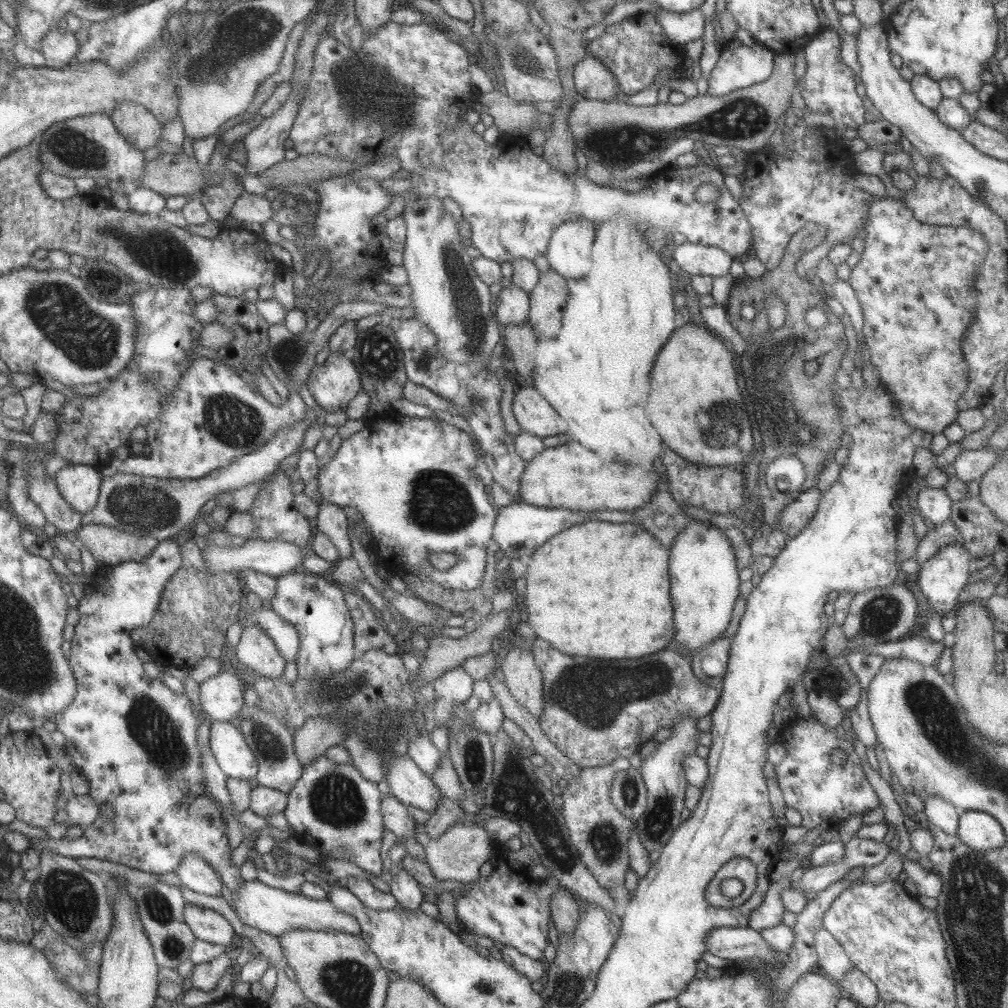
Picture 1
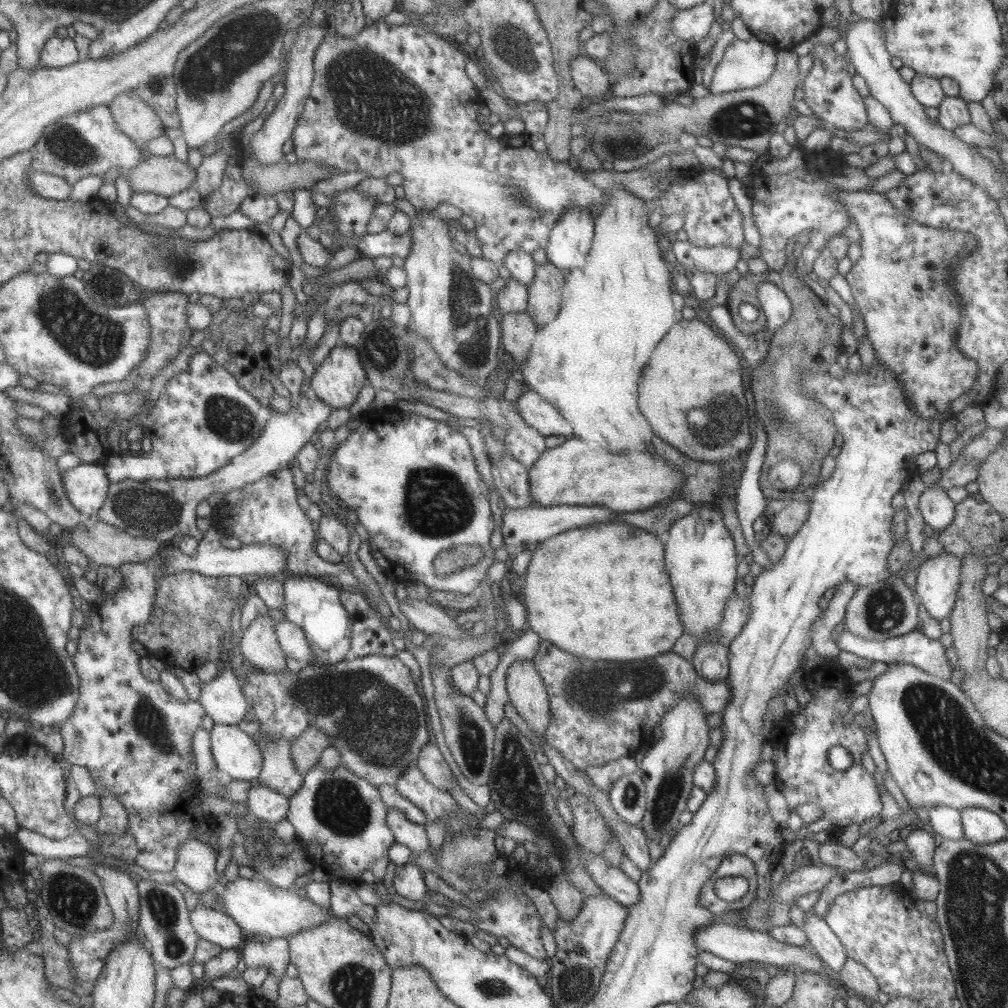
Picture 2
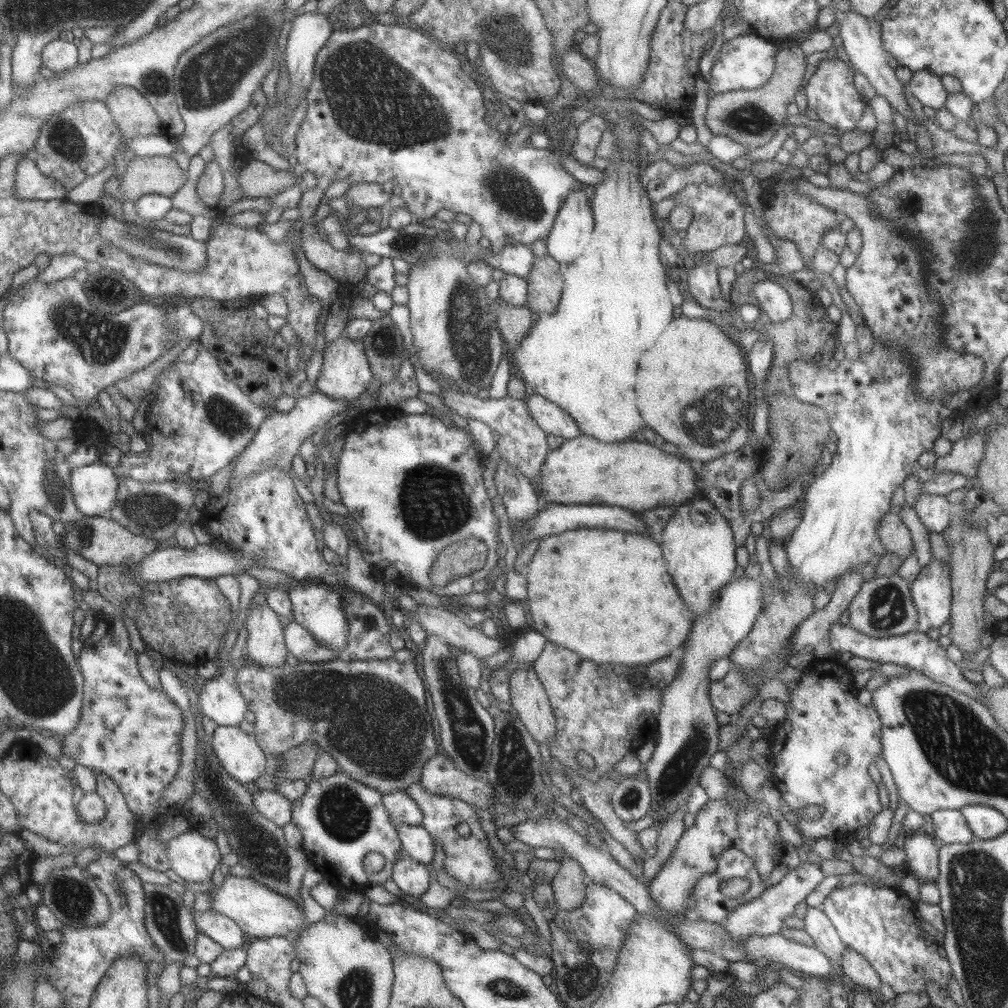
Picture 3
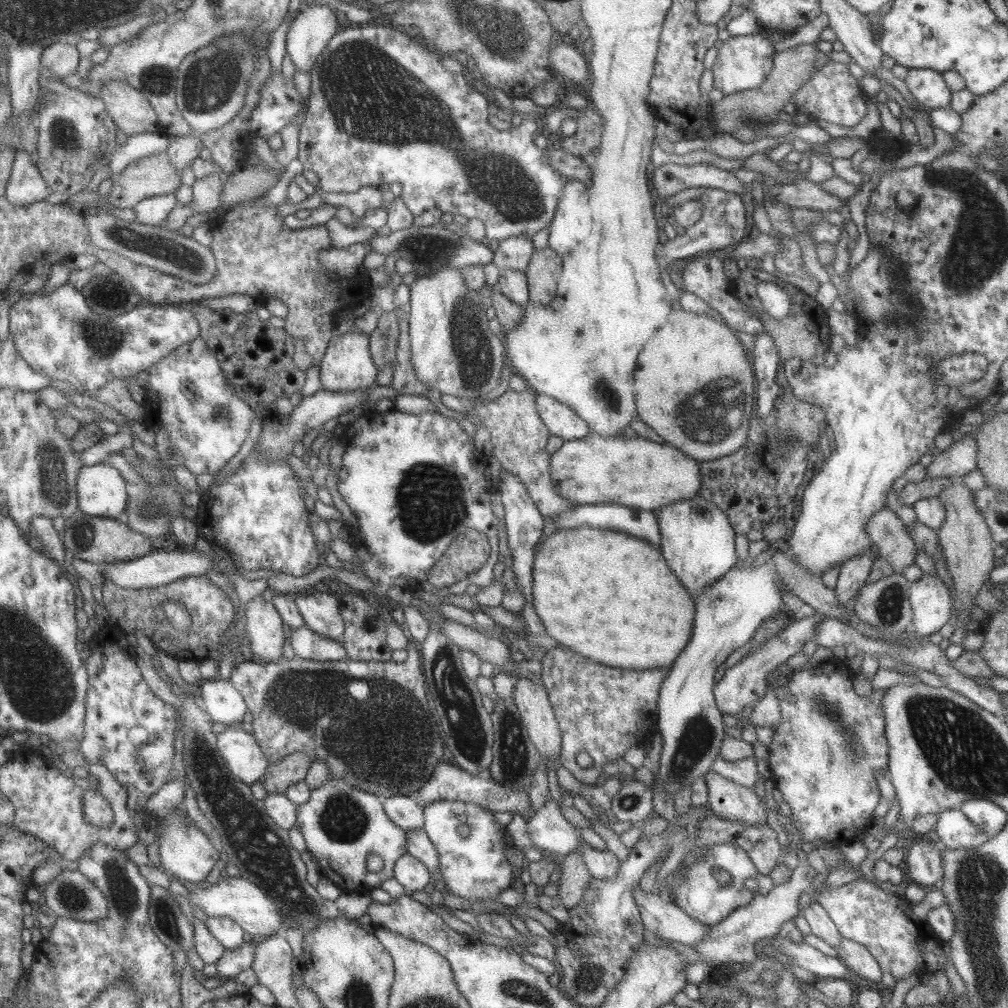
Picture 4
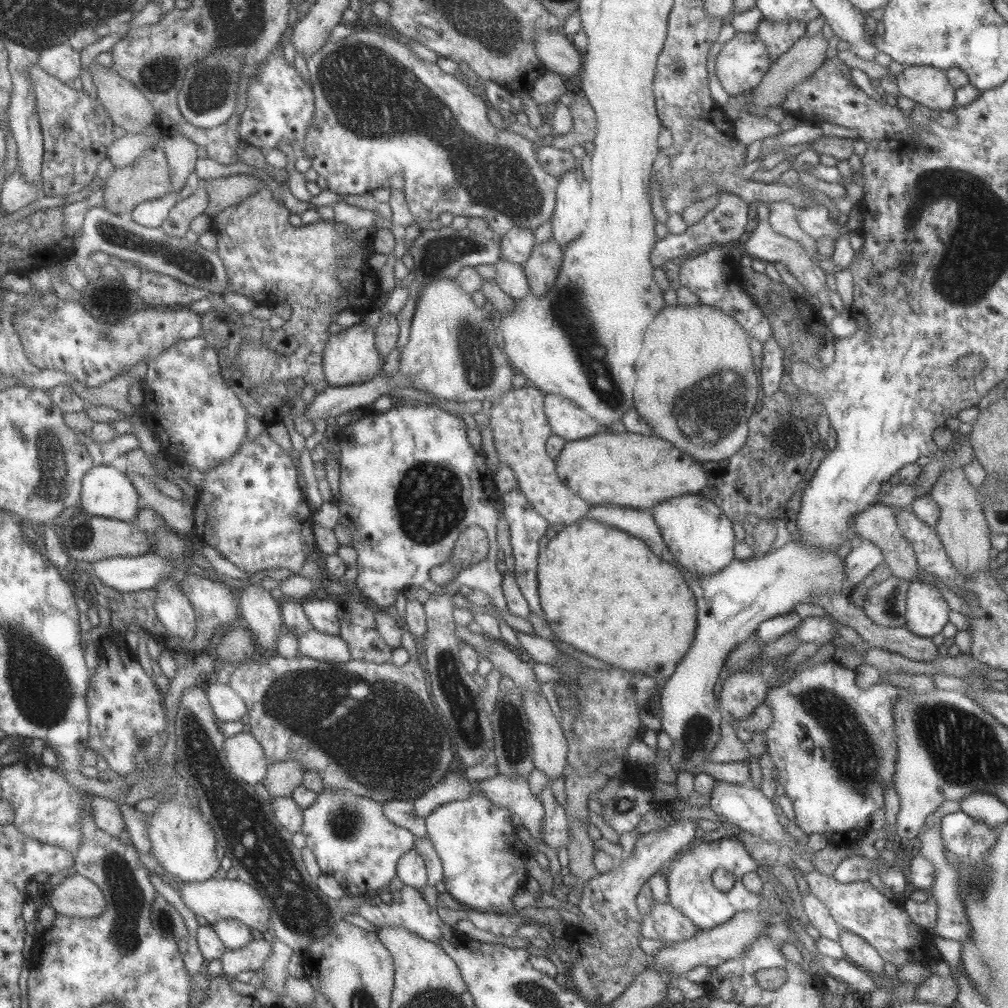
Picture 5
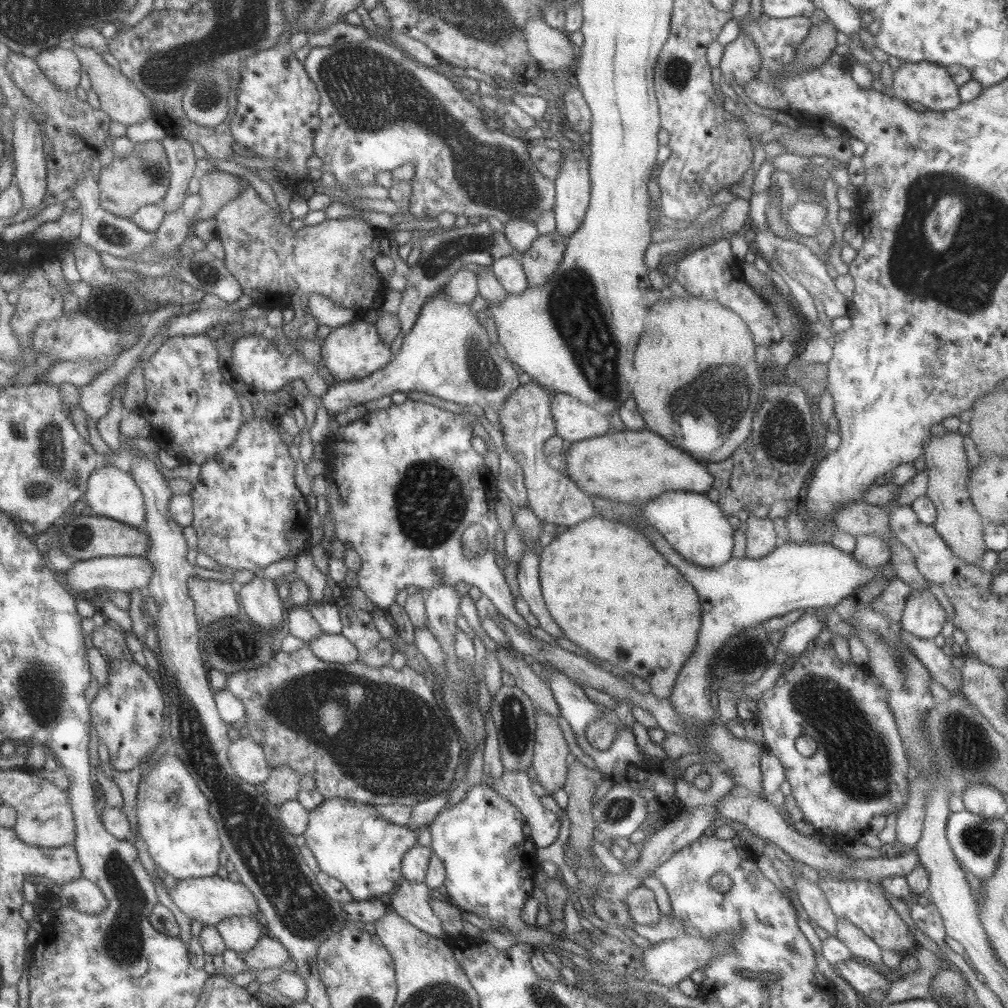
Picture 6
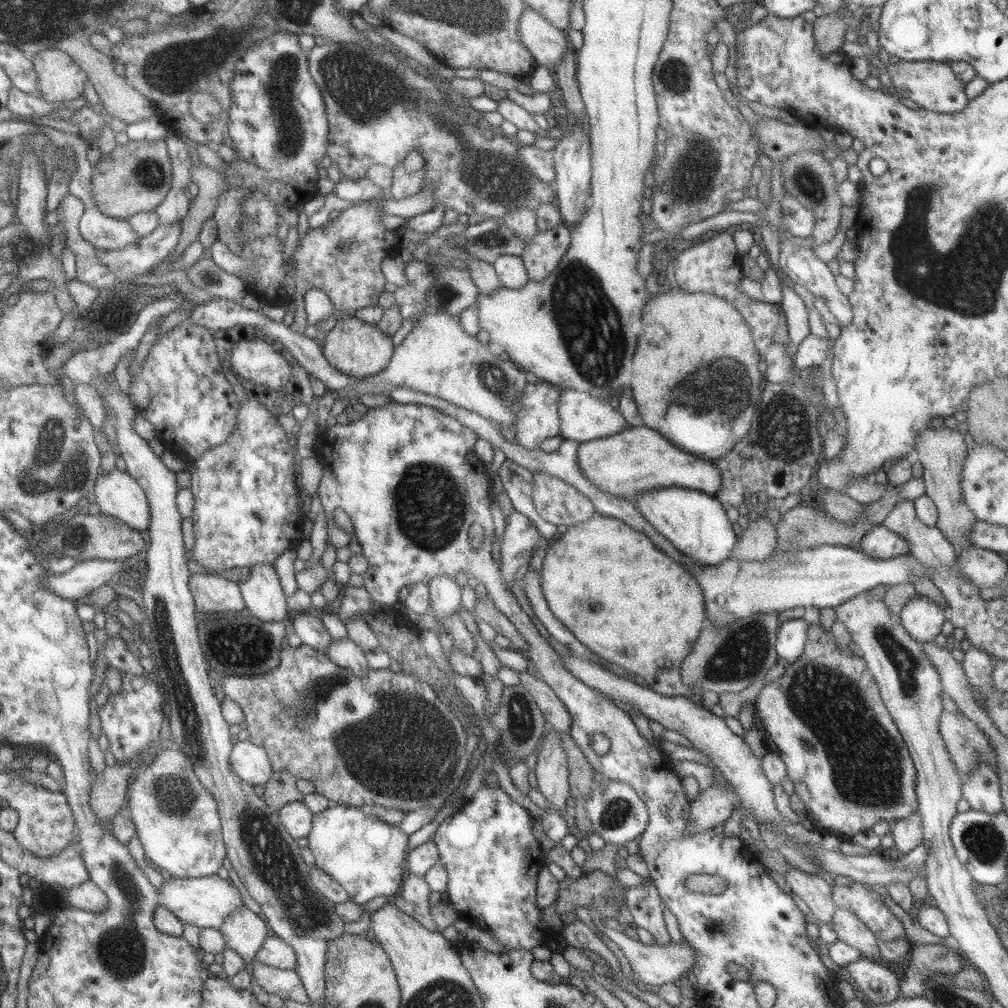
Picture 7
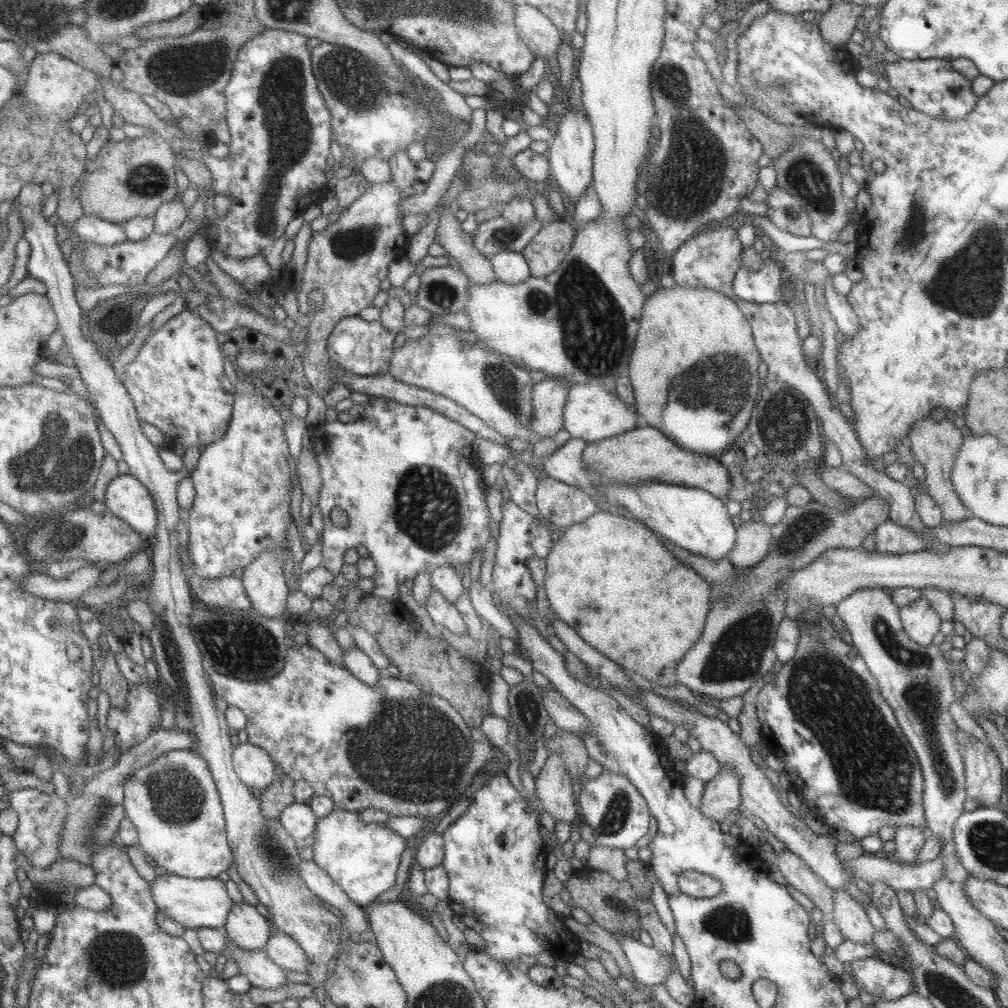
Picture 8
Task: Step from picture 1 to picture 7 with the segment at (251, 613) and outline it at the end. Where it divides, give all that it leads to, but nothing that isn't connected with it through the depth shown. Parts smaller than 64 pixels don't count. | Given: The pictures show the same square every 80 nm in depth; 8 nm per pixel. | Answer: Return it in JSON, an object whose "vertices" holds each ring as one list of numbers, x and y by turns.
{"vertices":[[347,638,332,639,329,648,323,654,333,662,333,665,348,669,357,678,363,678,369,670,363,652]]}

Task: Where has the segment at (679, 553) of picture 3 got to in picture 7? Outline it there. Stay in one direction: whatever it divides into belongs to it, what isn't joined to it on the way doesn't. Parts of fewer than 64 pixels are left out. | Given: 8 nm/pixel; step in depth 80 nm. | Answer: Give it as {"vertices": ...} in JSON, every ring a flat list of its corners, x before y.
{"vertices":[[679,487,656,488,633,498,645,520,666,538,679,552,709,566,718,565,731,557,738,539,731,529,731,522,718,500,700,490]]}

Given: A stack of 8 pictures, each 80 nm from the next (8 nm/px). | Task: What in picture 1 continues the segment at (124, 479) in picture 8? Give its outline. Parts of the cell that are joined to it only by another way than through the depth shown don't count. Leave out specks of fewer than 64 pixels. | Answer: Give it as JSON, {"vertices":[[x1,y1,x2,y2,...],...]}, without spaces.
{"vertices":[[69,465,53,476,57,490,76,511,89,512,95,506,102,479,97,467]]}

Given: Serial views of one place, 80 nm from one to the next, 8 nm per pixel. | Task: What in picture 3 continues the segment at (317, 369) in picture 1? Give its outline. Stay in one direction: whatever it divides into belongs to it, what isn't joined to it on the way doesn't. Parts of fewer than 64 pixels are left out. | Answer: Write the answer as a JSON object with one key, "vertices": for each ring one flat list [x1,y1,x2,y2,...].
{"vertices":[[341,336,327,344,322,353,321,370,314,382,316,391,333,400,350,401,361,396,367,388,366,384,373,379,361,339,351,339]]}

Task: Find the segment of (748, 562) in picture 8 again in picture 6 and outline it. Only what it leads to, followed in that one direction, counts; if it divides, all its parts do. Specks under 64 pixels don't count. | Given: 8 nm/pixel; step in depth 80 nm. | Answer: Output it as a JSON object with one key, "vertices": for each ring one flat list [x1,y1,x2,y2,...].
{"vertices":[[748,516,745,536,747,558,761,558,778,545,772,520,768,517,762,519]]}

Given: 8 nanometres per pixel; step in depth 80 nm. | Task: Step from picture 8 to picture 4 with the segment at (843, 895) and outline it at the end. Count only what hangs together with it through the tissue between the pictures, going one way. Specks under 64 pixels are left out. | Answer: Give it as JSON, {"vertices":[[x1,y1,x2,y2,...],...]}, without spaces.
{"vertices":[[840,940,836,949,836,957,850,970,855,976,865,978,869,982,876,982,880,985,881,971,879,965,869,954,869,951,852,940]]}

